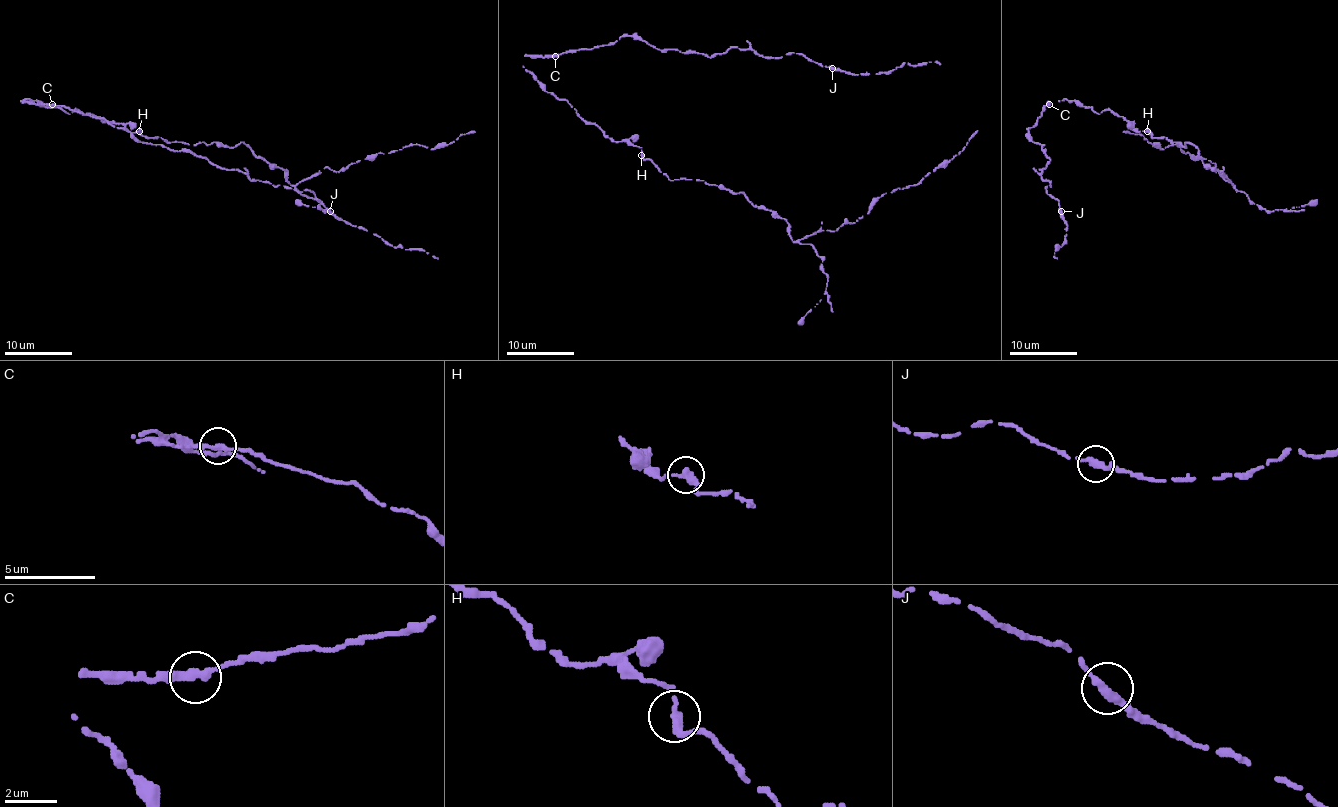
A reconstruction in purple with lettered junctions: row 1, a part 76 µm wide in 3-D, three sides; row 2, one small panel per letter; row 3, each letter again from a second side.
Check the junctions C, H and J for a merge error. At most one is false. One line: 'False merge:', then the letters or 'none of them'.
False merge: none of them

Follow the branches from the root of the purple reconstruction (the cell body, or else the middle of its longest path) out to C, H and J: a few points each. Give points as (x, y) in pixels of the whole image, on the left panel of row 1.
C: (64, 111), (42, 106), (37, 101), (22, 101), (52, 104)
H: (64, 111), (69, 114), (76, 109), (82, 114), (94, 114), (103, 121), (121, 123), (132, 133), (138, 131)
J: (64, 111), (22, 101), (106, 119), (140, 141), (192, 151), (252, 180), (286, 185), (318, 199), (330, 211)

